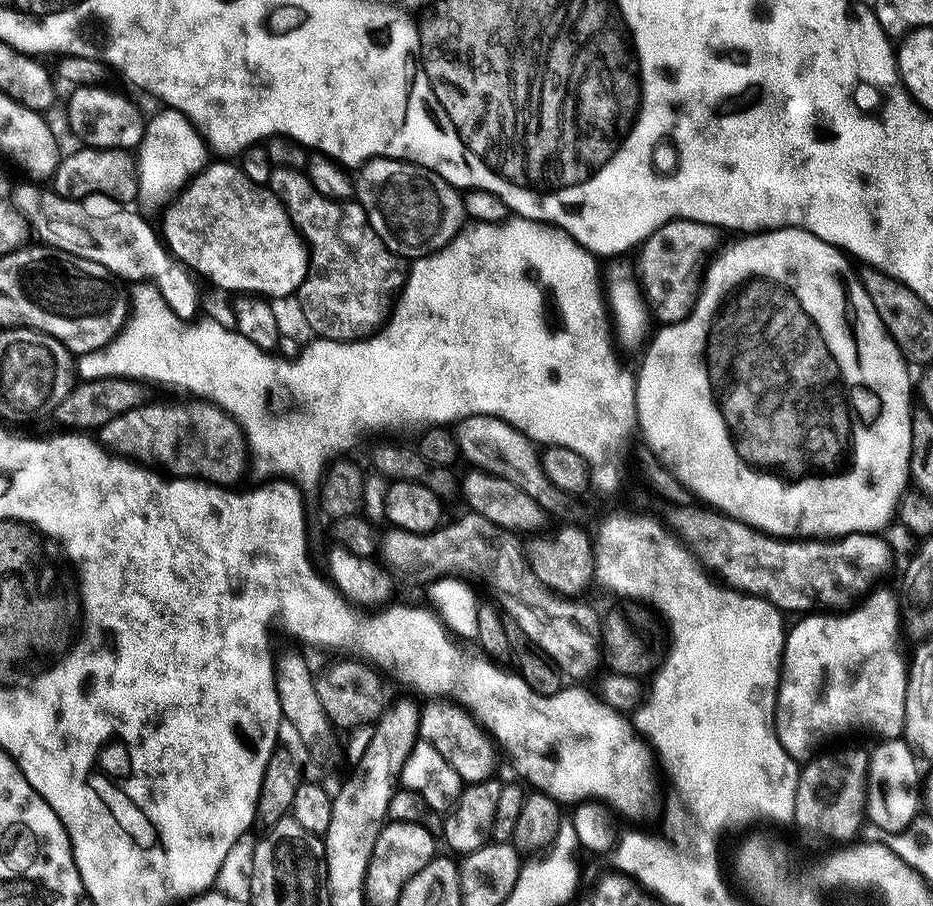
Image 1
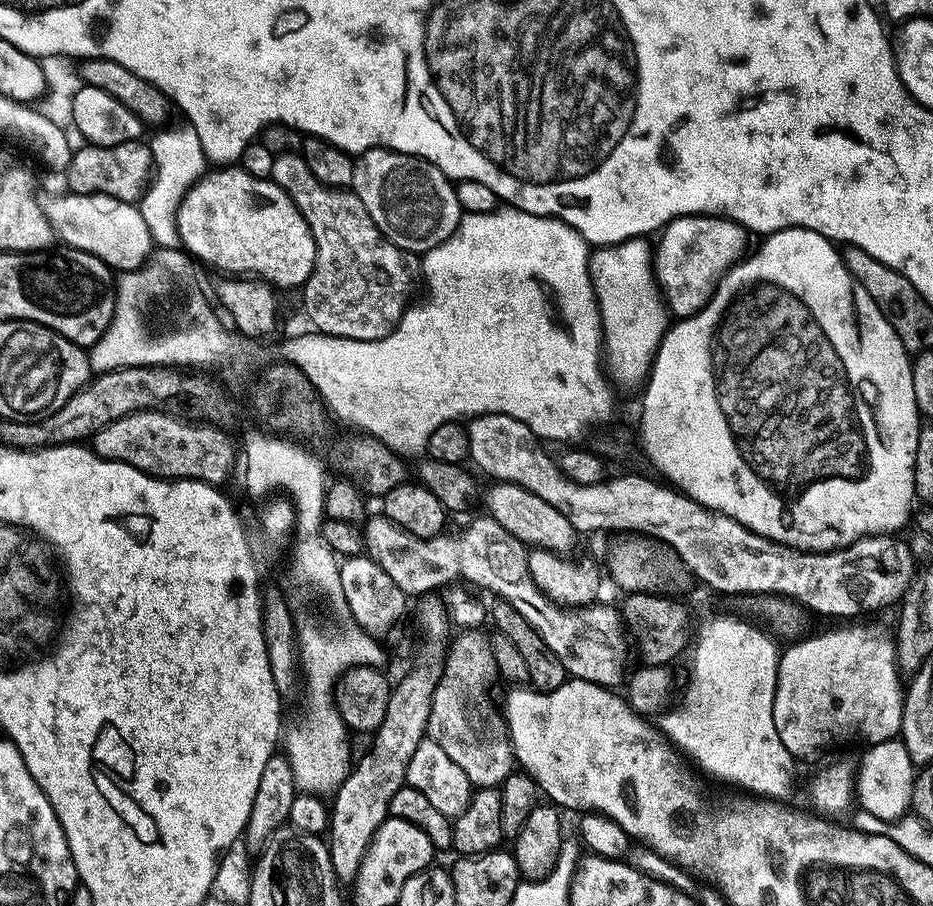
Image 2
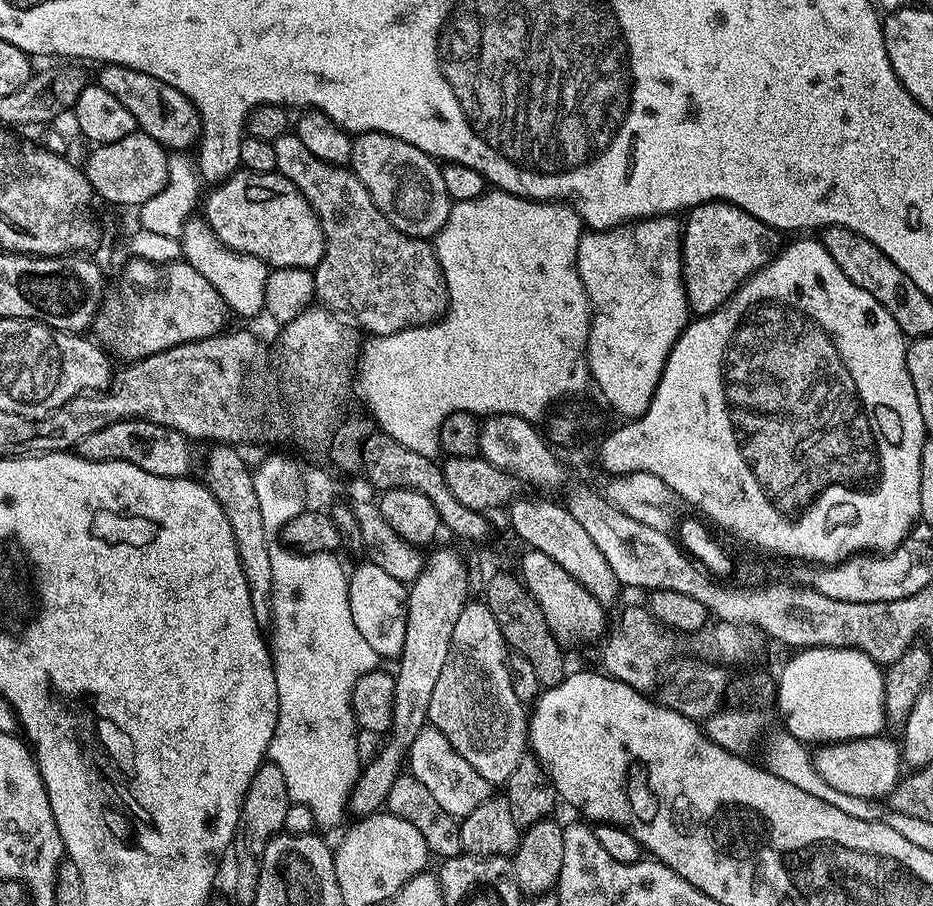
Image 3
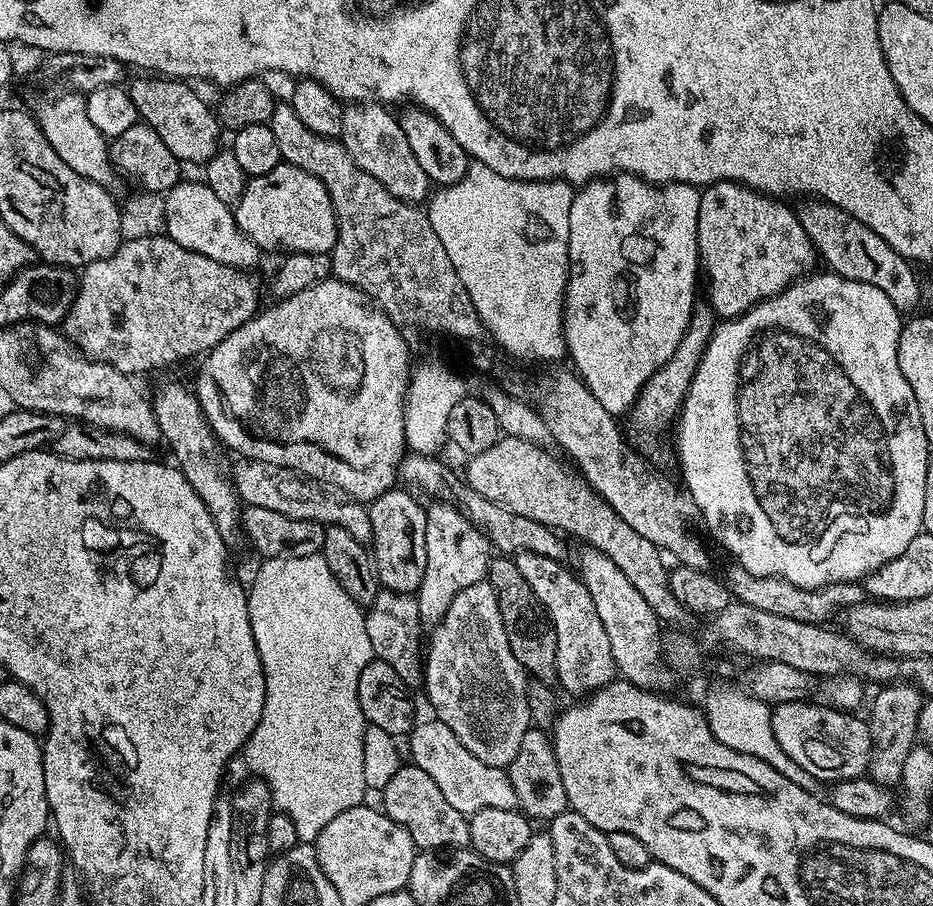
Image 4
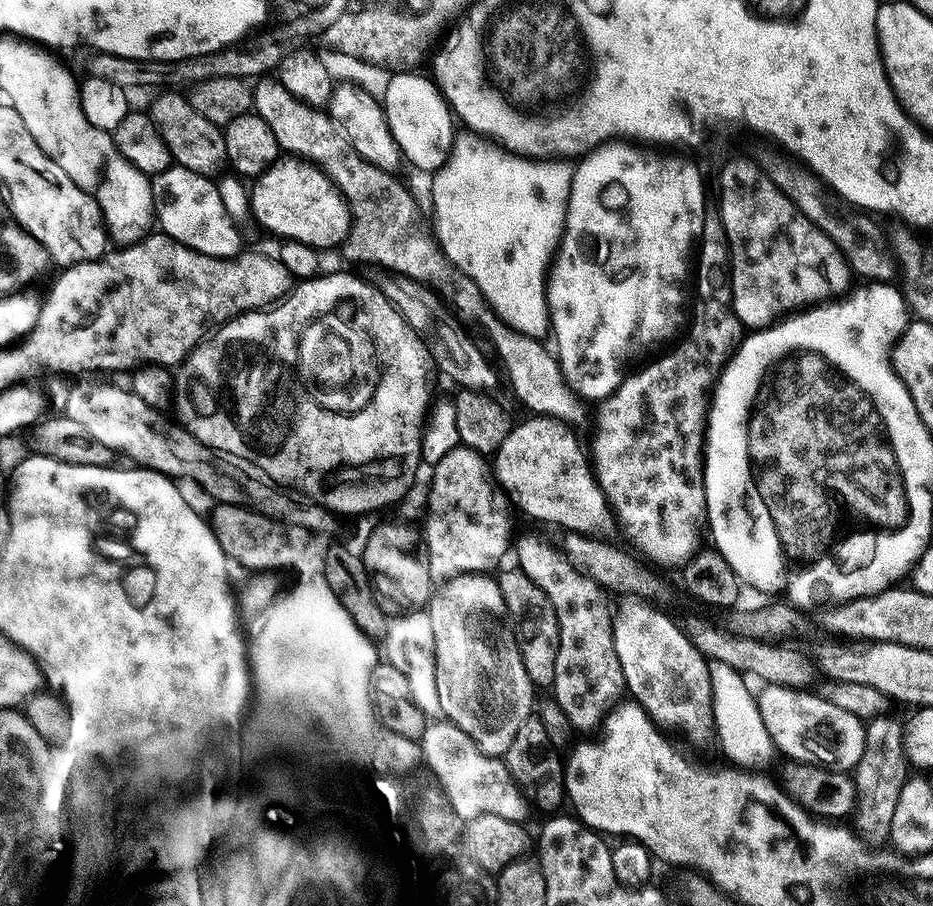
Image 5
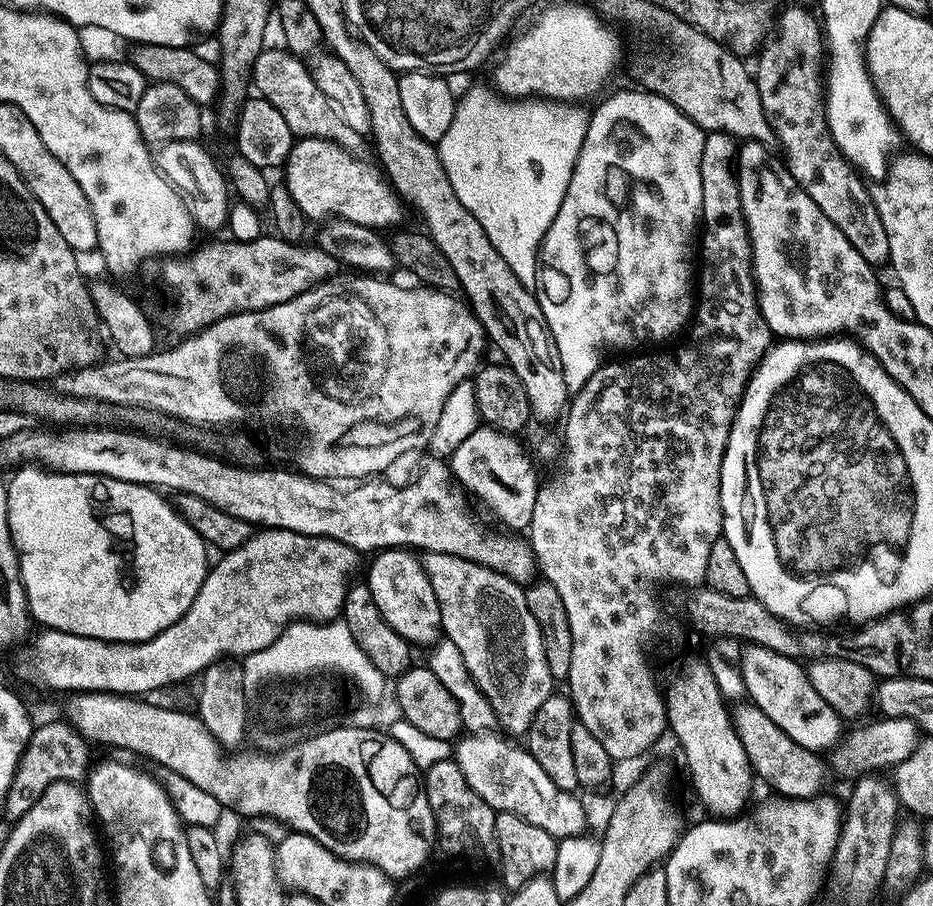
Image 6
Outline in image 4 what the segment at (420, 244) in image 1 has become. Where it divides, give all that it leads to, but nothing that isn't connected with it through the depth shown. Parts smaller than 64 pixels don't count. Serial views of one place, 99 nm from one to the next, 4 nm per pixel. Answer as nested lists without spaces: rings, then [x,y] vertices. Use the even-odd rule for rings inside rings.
[[[356,102],[345,107],[338,139],[356,165],[366,170],[370,178],[378,178],[394,198],[403,200],[405,204],[419,205],[430,196],[428,175],[422,166],[418,166],[418,158],[414,158],[414,150],[410,150],[410,142],[406,142],[399,119],[384,108],[387,107],[380,102]]]

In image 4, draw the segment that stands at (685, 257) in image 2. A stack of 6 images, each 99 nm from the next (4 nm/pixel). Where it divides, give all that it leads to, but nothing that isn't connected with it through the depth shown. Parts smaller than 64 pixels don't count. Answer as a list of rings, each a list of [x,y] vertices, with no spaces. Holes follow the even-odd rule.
[[[733,180],[709,184],[701,191],[700,268],[708,271],[707,303],[717,317],[741,316],[817,267],[818,253],[806,230],[802,230],[799,215],[784,204],[783,199],[766,196]]]

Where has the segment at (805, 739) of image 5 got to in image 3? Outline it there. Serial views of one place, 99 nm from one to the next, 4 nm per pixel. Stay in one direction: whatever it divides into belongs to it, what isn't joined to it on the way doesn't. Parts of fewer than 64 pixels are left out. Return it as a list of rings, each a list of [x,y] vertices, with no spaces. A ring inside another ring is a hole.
[[[878,735],[833,743],[832,756],[815,761],[818,774],[822,774],[822,778],[834,786],[834,790],[842,790],[845,794],[863,800],[872,800],[882,795],[885,797],[902,778],[902,752],[897,741],[895,744],[892,740],[884,739],[883,735]]]

